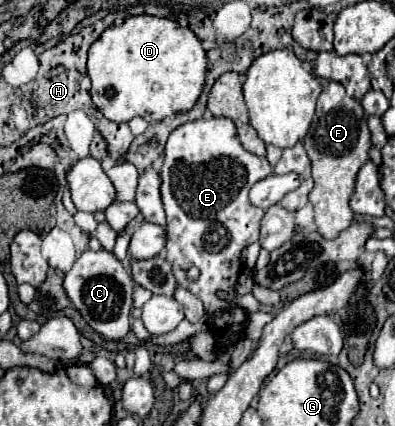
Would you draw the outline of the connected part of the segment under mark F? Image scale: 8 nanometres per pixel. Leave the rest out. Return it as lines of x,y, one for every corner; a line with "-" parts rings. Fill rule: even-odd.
329,83
317,101
317,113
311,121
311,129
303,139
305,151
313,165
315,187
309,193
309,201
315,209
317,233
323,239
337,239
343,229
353,223
353,211
349,199
355,193
355,181
359,169
369,161
371,133
367,127
367,115
361,103
347,95
341,83

